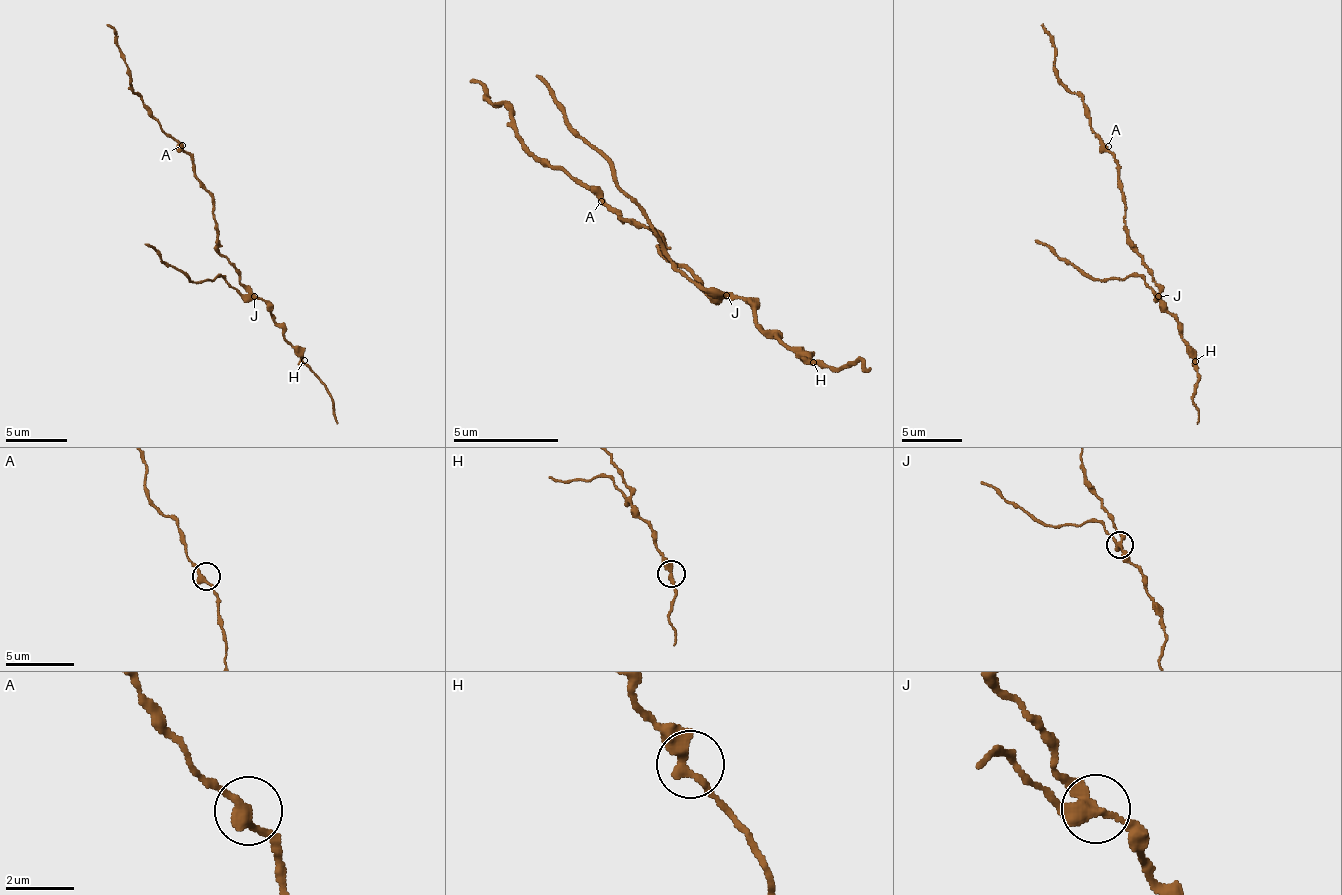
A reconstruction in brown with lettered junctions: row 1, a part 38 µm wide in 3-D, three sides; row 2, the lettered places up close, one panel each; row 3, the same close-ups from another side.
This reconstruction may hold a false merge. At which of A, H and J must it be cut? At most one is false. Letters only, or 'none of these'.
J

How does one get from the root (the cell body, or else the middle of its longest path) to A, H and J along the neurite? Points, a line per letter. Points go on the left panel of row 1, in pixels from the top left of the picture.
A: (215, 227), (212, 197), (194, 172), (194, 160), (182, 145)
H: (215, 227), (215, 248), (240, 276), (240, 282), (267, 306), (270, 318), (283, 330), (283, 339), (304, 360)
J: (215, 227), (215, 248), (255, 297)

